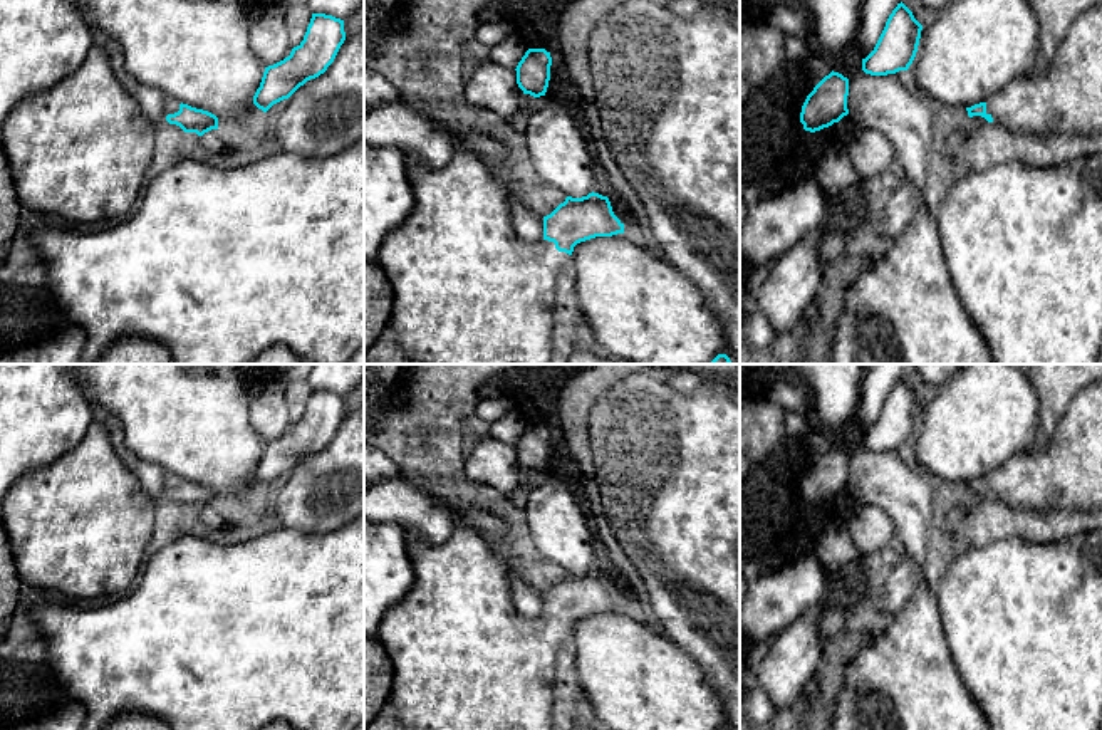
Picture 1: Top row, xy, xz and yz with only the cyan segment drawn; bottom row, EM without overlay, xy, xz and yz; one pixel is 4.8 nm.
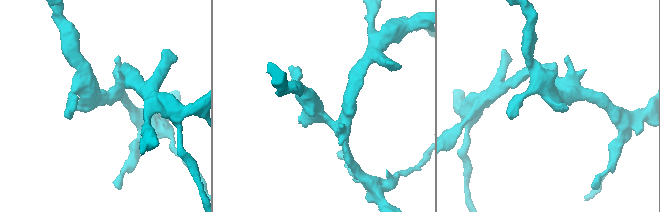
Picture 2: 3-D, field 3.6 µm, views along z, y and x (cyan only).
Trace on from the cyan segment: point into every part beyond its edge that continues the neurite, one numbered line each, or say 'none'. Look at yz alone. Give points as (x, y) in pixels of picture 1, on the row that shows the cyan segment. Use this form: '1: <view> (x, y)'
1: yz (1064, 96)

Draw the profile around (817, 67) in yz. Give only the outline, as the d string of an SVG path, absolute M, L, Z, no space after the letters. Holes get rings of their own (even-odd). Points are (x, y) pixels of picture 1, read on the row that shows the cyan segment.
M808 54L802 65L810 76L814 86L817 86L825 76L832 72L829 62L814 54Z

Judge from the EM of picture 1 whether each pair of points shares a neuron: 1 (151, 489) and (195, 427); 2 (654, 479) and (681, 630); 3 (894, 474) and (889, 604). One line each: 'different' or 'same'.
1: different
2: same
3: different

